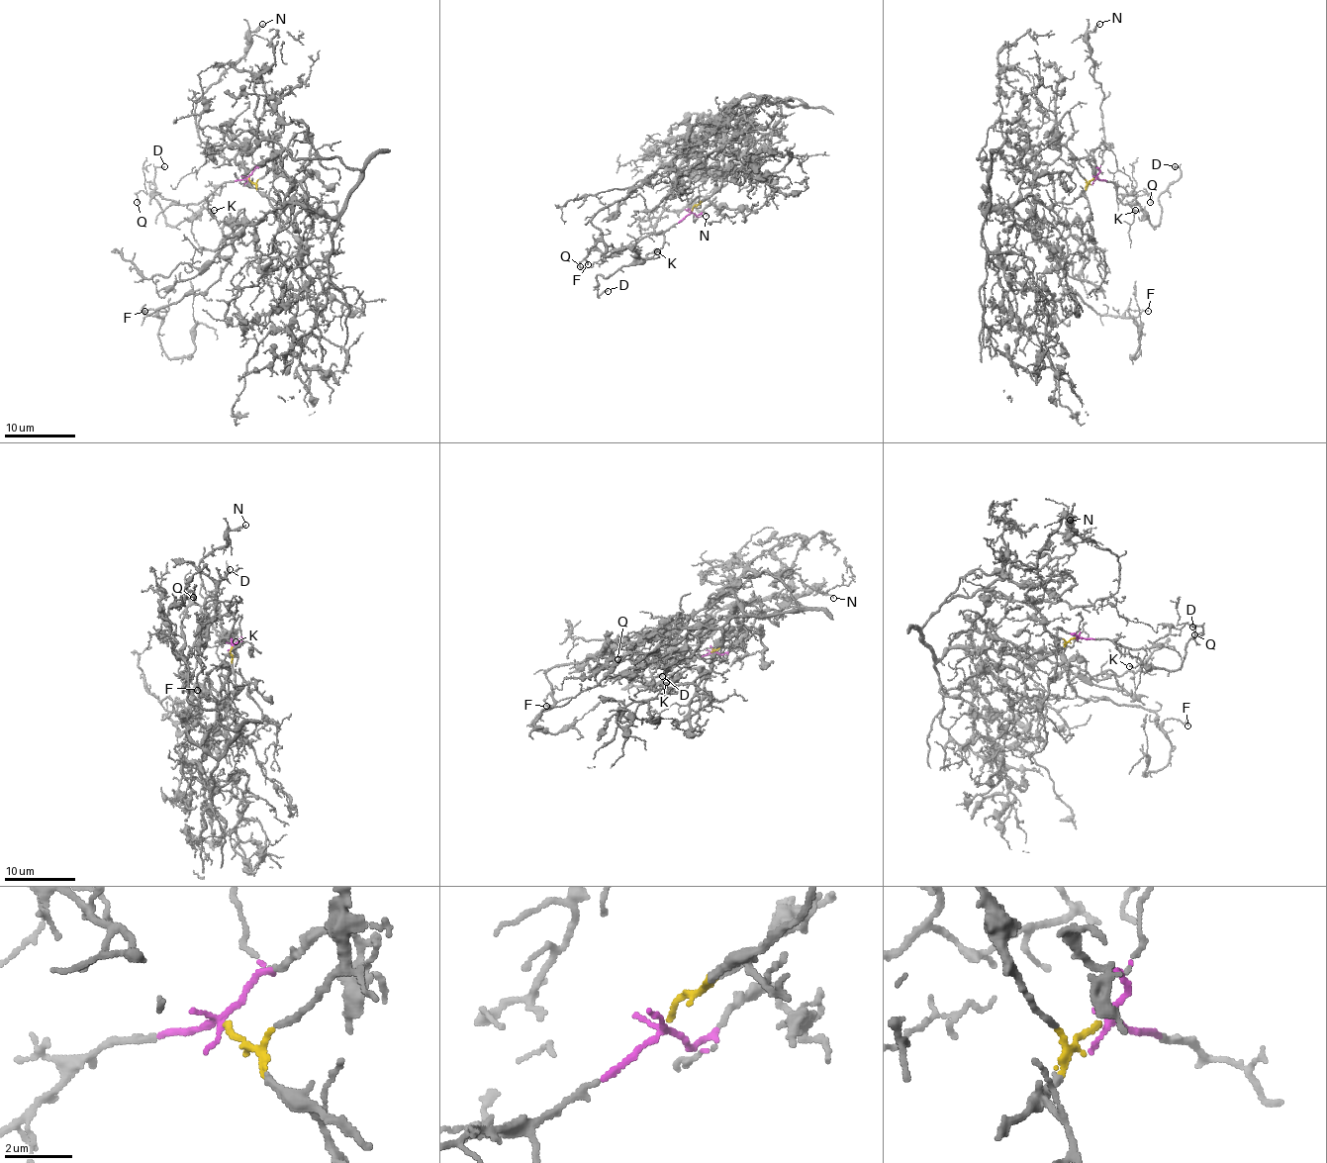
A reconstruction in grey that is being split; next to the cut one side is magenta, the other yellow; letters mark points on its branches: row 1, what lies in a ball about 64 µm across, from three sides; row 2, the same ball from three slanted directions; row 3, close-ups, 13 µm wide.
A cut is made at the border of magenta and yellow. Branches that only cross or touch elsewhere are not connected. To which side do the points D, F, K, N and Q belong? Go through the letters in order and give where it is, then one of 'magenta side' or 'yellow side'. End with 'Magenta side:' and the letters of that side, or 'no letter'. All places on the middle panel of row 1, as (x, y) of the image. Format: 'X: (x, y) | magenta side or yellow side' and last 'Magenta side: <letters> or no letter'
D: (608, 291) | magenta side
F: (588, 264) | yellow side
K: (657, 251) | magenta side
N: (706, 216) | yellow side
Q: (580, 266) | magenta side
Magenta side: D, K, Q

